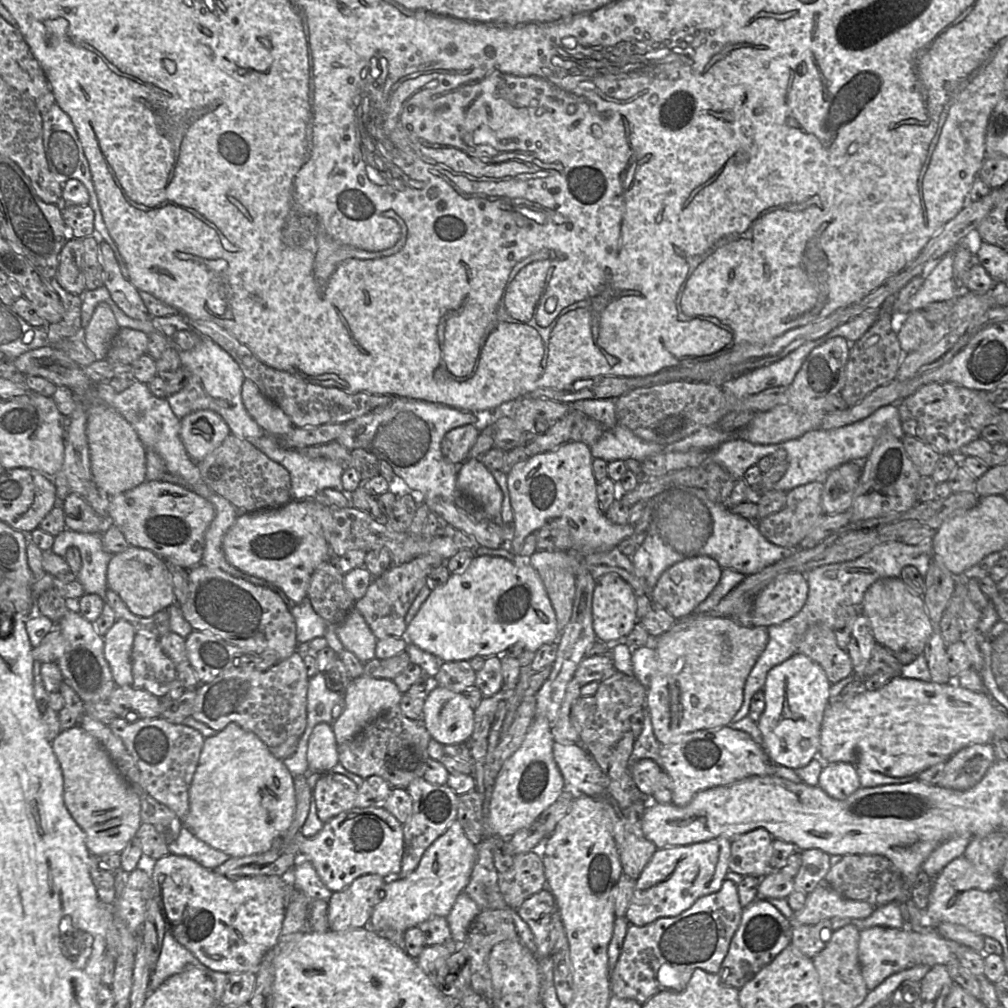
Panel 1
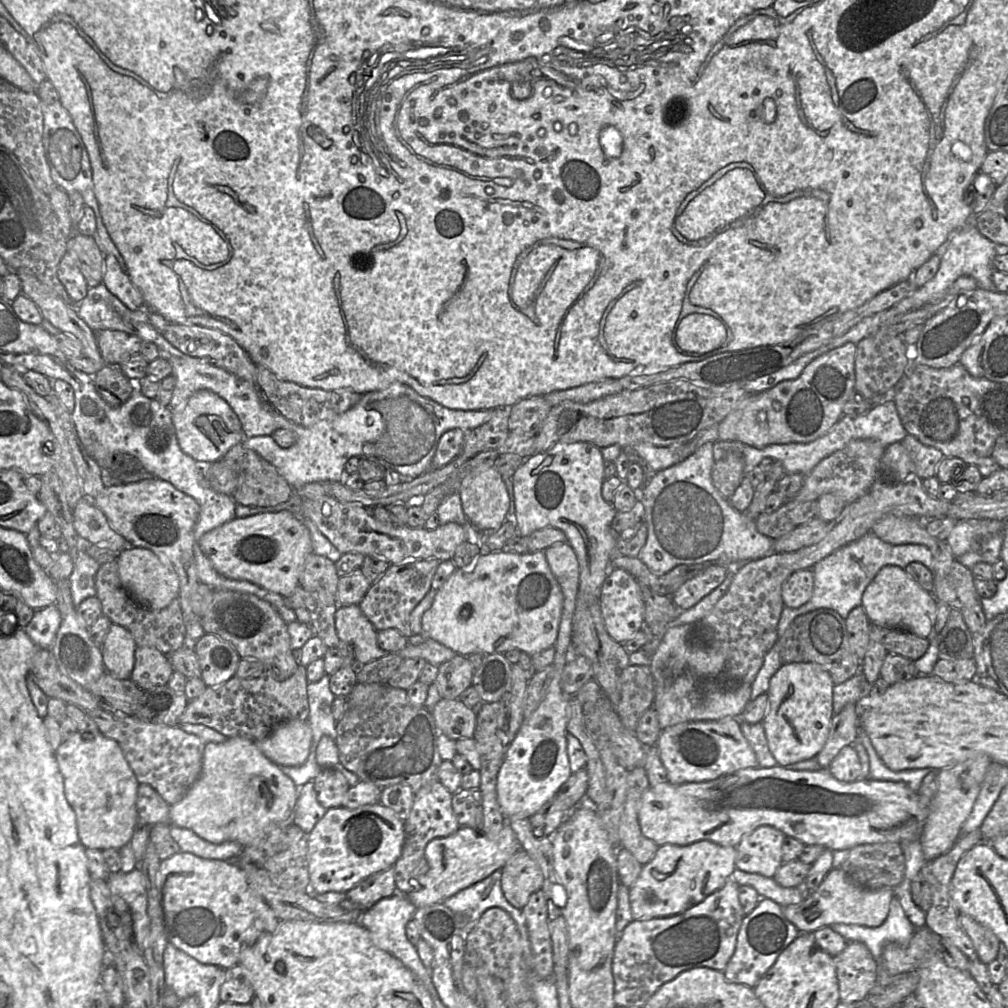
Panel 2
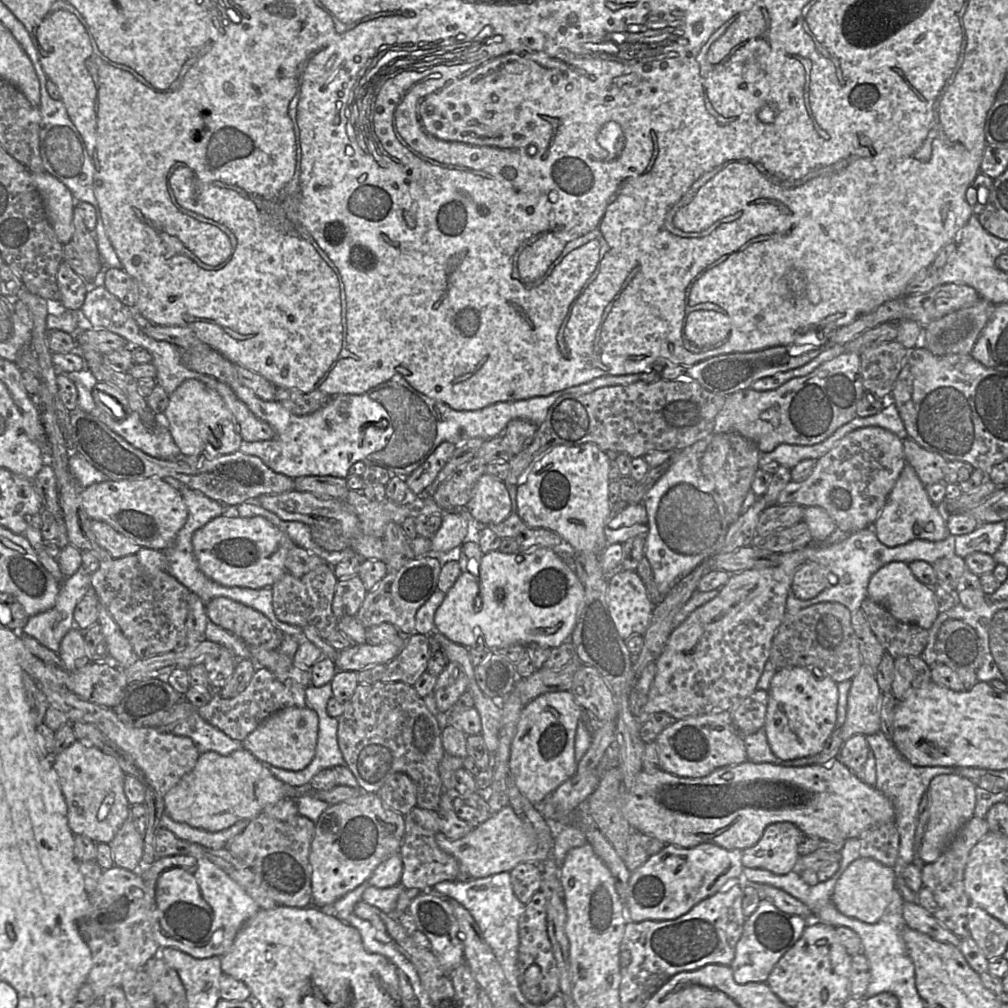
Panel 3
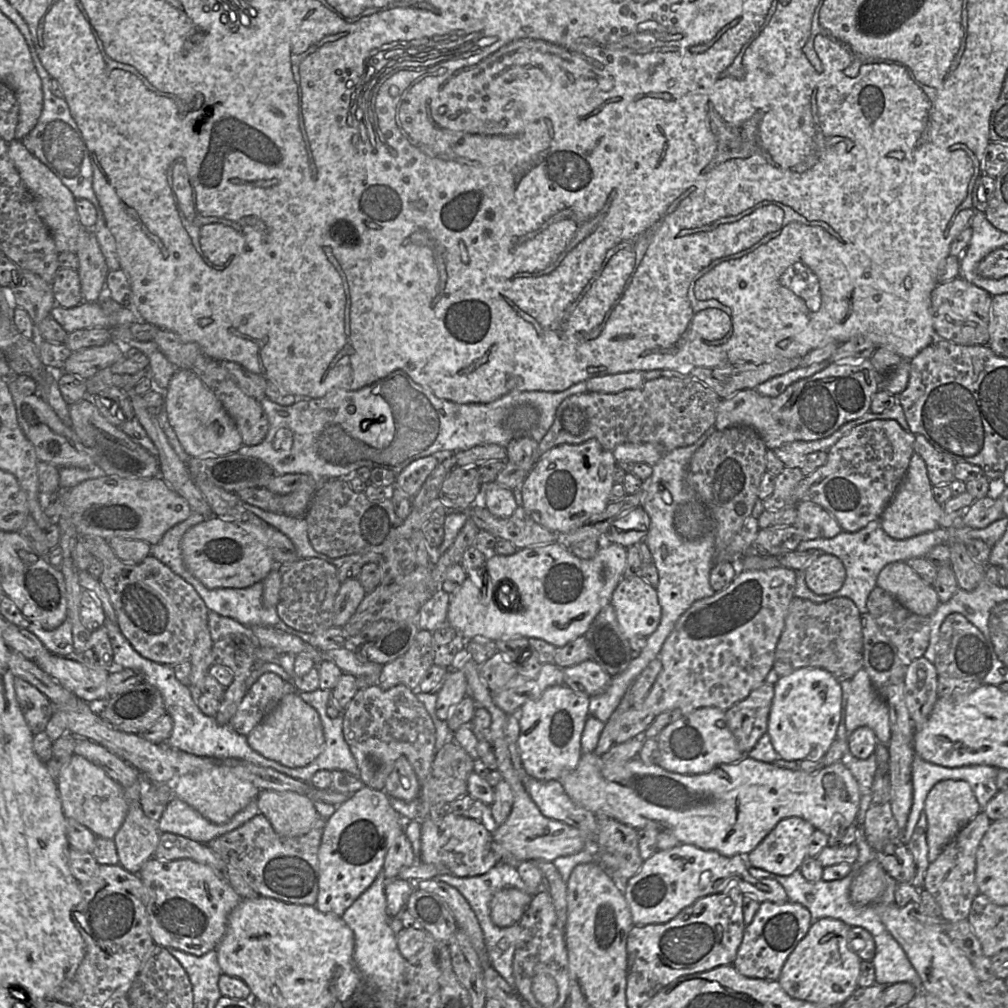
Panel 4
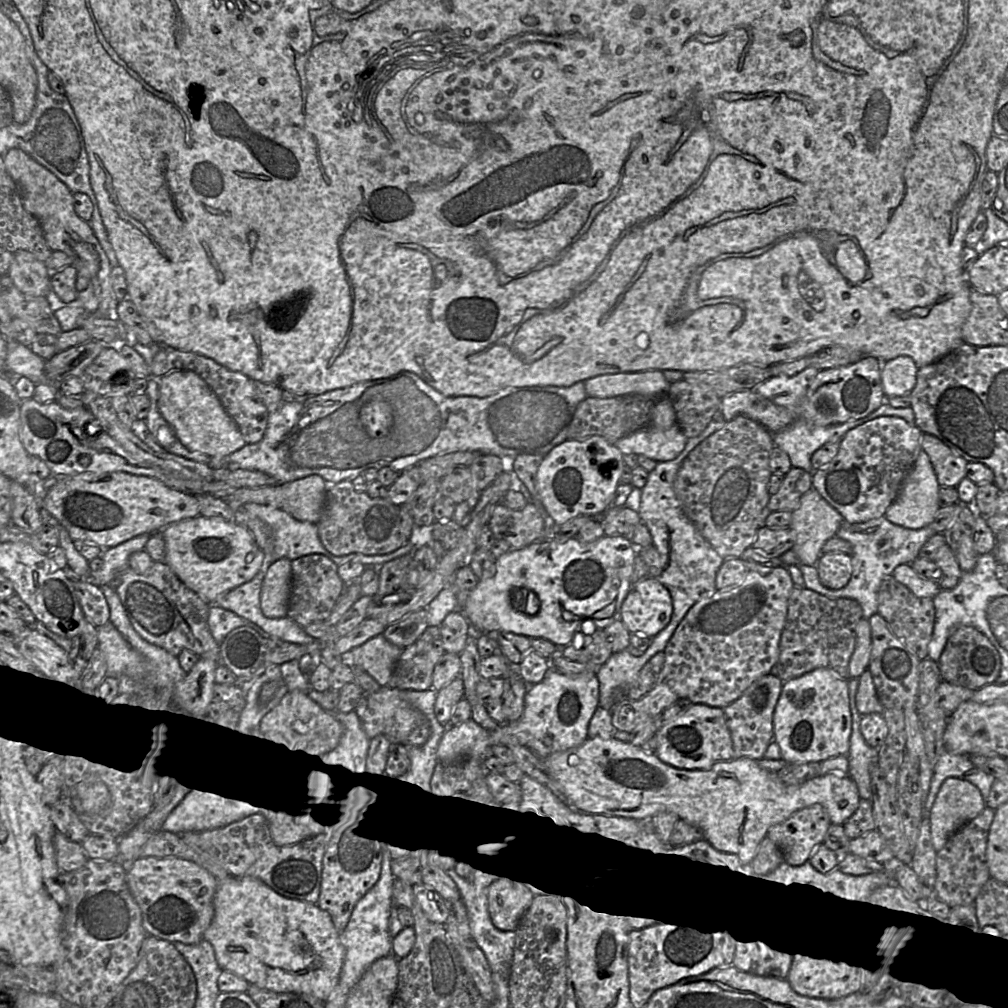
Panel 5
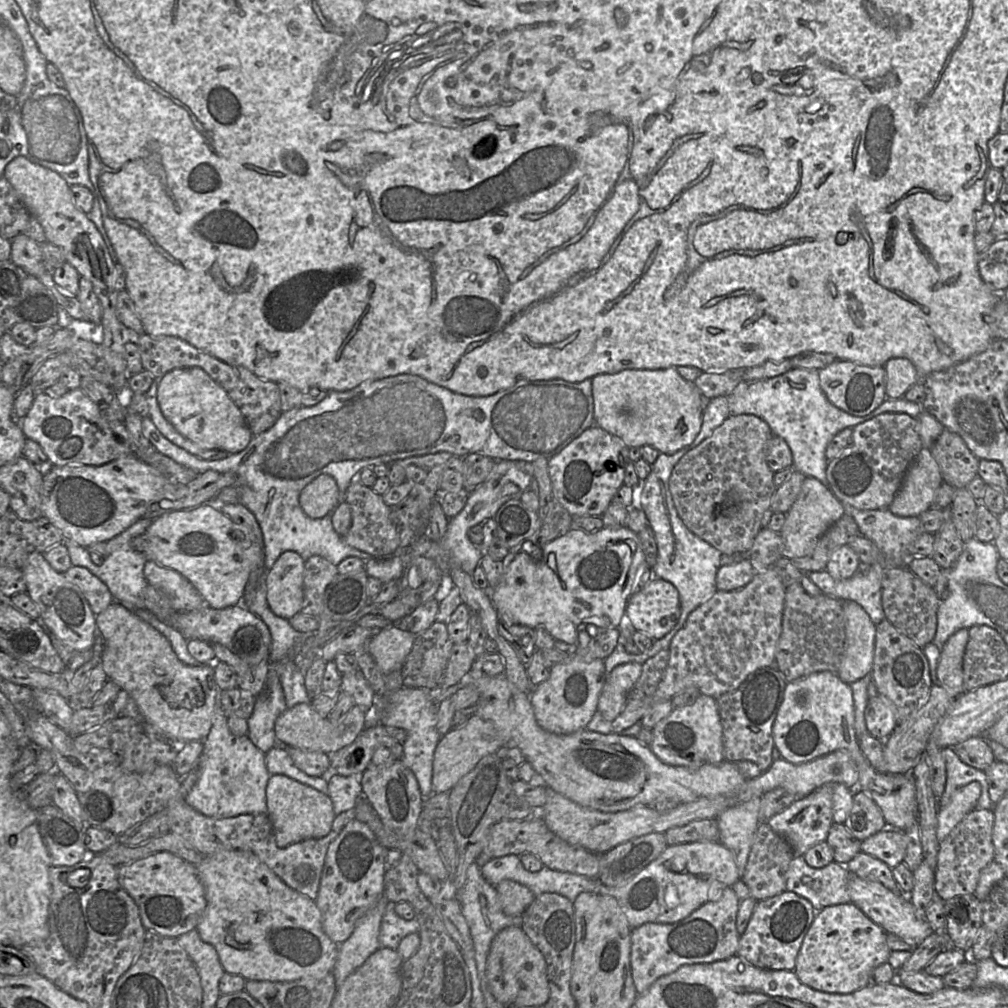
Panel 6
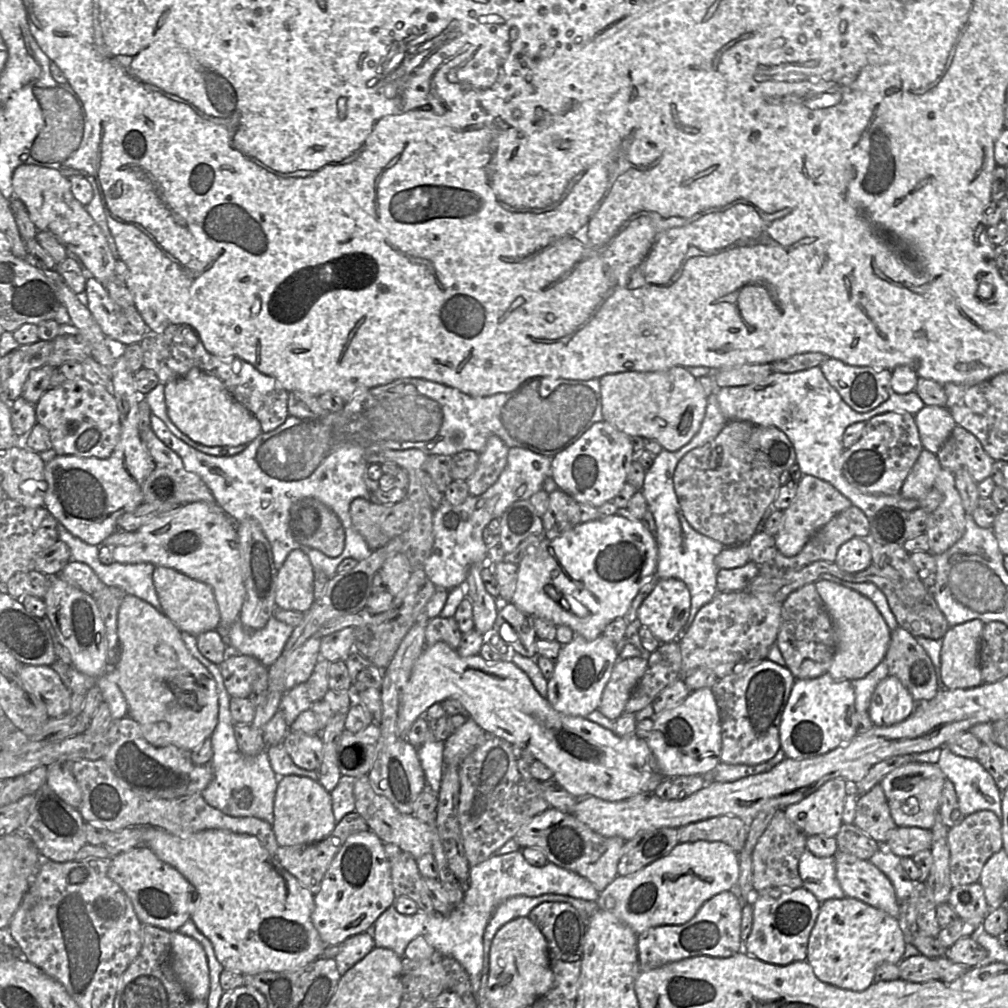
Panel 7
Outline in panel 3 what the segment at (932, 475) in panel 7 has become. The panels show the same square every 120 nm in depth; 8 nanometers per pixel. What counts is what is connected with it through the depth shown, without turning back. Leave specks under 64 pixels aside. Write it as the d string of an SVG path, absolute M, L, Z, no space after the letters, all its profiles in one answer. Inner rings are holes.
M908 463L904 466L872 527L877 538L888 547L902 545L914 539L940 541L949 534L946 526L946 515L932 503L927 494L926 486Z

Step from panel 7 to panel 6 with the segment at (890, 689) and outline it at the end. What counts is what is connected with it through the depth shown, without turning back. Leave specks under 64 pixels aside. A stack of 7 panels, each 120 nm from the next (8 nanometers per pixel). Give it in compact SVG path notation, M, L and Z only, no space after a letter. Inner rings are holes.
M884 696L871 697L865 709L868 732L879 740L885 740L897 726L895 708Z

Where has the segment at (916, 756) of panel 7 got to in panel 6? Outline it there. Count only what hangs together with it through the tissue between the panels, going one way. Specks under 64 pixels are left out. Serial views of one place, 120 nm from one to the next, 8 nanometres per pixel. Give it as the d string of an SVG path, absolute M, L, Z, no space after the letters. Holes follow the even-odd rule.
M953 747L942 749L942 756L946 768L945 790L937 801L940 807L945 807L951 800L952 793L958 787L965 786L971 782L978 782L981 786L981 794L975 809L992 809L994 803L989 797L989 781L984 771L971 767L958 757Z

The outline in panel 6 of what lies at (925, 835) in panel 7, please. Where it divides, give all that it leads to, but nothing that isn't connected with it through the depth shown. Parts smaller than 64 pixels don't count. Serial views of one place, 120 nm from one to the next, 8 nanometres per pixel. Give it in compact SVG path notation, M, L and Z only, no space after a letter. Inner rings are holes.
M886 828L861 842L861 852L871 855L889 867L903 862L907 847L907 837L903 831Z

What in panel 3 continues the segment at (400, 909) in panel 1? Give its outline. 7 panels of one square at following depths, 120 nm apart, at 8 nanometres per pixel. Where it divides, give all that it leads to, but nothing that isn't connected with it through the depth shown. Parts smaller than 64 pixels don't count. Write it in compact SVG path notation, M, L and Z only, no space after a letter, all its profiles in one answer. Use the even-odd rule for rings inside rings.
M509 805L490 816L480 826L473 828L463 838L450 840L442 834L437 834L435 840L442 851L457 860L459 872L456 880L458 881L509 872L520 863L541 863L551 856L550 843L538 843L534 830L526 827Z

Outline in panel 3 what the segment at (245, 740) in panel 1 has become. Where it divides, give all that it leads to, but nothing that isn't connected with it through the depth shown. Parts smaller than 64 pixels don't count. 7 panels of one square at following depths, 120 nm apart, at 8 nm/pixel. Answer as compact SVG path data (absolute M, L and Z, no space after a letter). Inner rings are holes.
M245 748L229 755L209 751L201 754L194 768L164 796L165 810L176 822L218 832L240 820L252 820L267 805L287 798L287 786Z

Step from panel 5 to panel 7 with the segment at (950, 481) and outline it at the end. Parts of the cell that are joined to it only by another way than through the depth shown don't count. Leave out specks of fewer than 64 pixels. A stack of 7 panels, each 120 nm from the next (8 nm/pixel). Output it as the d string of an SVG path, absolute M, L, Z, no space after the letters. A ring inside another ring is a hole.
M956 425L941 449L937 453L941 468L952 473L959 470L967 470L976 483L990 477L992 465L995 460L983 449L980 441L965 428Z

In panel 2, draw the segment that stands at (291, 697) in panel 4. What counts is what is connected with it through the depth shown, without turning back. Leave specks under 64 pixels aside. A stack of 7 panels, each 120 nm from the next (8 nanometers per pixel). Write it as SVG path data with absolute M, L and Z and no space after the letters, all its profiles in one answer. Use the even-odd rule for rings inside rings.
M288 720L278 724L267 737L255 742L263 755L277 766L300 766L310 754L312 731L307 721Z

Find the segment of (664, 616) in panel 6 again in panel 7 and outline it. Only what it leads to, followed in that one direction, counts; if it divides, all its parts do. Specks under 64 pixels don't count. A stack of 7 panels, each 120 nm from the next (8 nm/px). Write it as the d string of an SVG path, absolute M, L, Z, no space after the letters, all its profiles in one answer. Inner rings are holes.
M676 578L659 579L641 603L637 620L661 643L669 643L680 635L690 608L690 591L683 581Z

